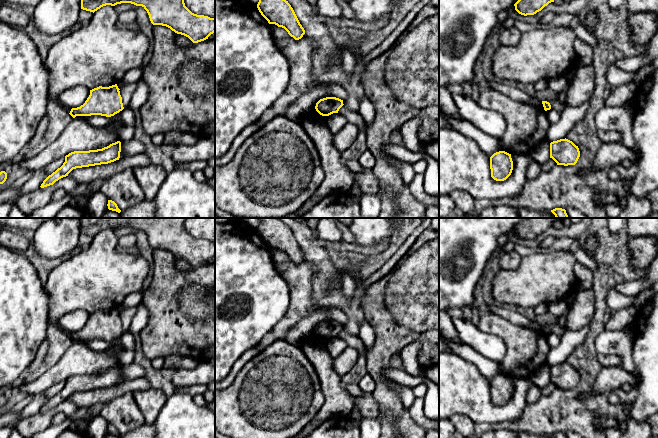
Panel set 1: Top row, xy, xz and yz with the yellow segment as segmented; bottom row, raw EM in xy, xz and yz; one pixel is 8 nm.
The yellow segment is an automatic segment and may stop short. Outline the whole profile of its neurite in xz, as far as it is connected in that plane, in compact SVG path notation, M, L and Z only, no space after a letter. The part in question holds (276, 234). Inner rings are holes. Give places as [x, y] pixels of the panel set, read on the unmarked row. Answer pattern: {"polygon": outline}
{"polygon": "M259 218L257 232L269 248L284 252L295 264L305 258L291 229L278 218Z"}

